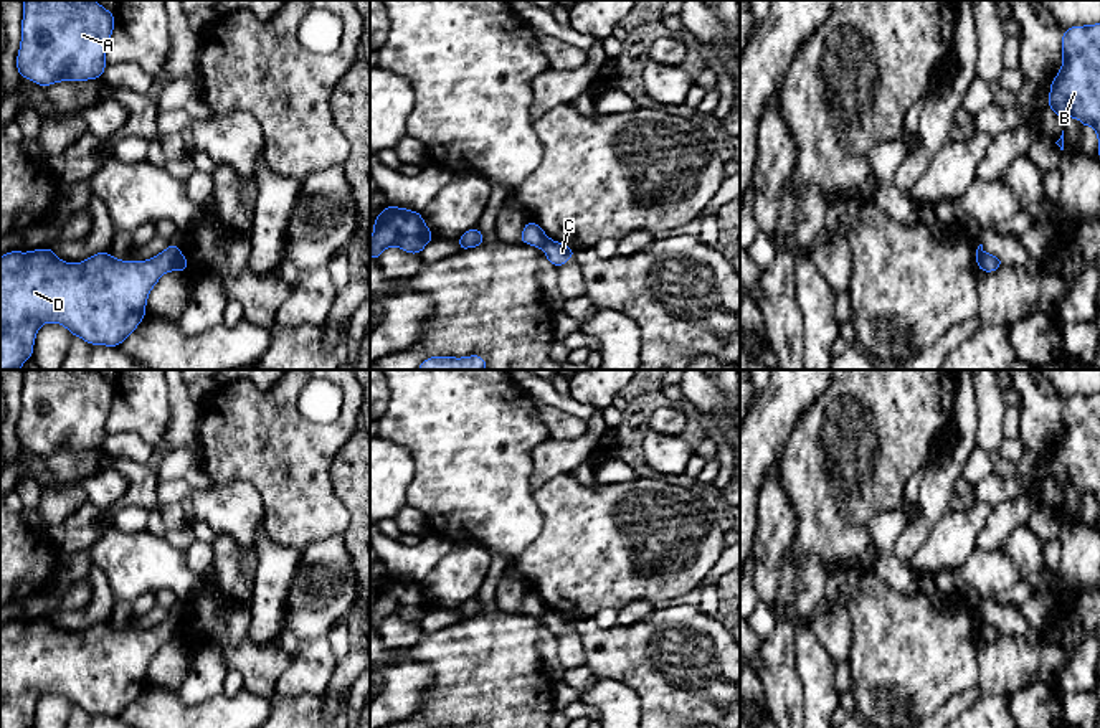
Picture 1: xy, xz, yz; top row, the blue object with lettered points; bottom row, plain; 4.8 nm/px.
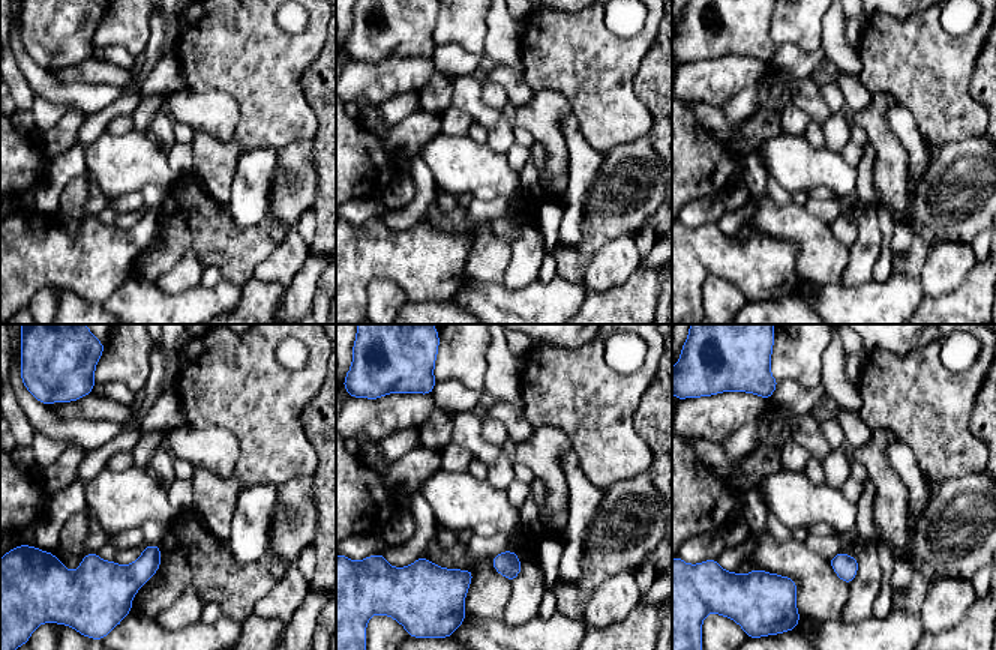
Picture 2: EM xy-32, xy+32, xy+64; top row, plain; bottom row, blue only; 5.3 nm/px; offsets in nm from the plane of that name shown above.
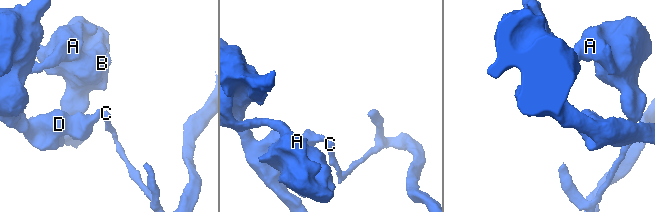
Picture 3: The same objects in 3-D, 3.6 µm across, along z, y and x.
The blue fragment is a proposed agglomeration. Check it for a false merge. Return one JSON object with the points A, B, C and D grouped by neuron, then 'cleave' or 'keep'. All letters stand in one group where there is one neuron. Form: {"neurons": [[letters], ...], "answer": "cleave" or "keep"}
{"neurons": [["A", "B", "D"], ["C"]], "answer": "cleave"}

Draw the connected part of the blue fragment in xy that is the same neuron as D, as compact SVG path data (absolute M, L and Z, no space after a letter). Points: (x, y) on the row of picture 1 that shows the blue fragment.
M172 243L160 254L147 261L119 261L107 251L101 251L74 264L61 261L53 248L5 253L0 258L0 370L20 370L33 357L38 329L48 322L61 324L74 337L91 345L119 347L144 320L147 297L154 286L165 272L175 271L178 251L178 244Z

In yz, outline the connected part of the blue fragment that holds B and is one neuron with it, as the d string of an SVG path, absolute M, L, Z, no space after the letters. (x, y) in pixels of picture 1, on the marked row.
M1100 23L1070 26L1062 33L1062 68L1050 81L1049 111L1064 121L1077 117L1083 129L1092 125L1098 135L1097 152L1100 155Z

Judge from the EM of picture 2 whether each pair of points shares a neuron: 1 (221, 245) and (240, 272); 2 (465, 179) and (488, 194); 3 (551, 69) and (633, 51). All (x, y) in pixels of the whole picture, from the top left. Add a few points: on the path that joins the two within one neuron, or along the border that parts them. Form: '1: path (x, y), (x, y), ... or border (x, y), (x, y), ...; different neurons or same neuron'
1: path (227, 251), (237, 261), (237, 266); same neuron
2: border (473, 192), (489, 186), (498, 195); different neurons
3: path (572, 62), (612, 62); same neuron

